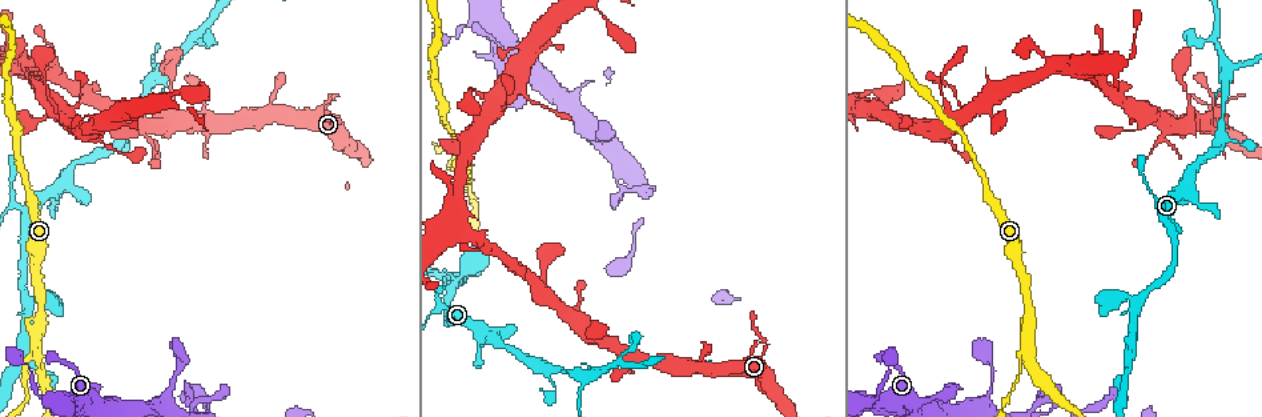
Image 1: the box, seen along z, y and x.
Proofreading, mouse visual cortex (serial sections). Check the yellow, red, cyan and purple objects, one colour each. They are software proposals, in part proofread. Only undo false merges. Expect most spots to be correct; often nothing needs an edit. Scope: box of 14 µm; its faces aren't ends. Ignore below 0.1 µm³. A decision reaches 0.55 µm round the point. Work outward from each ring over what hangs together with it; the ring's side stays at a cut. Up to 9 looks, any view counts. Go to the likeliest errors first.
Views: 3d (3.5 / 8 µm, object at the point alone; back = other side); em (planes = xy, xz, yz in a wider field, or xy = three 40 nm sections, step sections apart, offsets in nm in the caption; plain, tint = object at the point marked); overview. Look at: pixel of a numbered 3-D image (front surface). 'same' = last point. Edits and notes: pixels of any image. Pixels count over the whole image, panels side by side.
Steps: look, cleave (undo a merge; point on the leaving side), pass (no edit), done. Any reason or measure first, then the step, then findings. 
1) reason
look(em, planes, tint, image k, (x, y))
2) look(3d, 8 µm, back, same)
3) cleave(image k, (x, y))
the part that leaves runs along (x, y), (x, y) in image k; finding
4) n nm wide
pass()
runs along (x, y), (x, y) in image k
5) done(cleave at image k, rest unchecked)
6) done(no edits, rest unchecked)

branch point
look(3d, 8 µm, image 1, (39, 352))

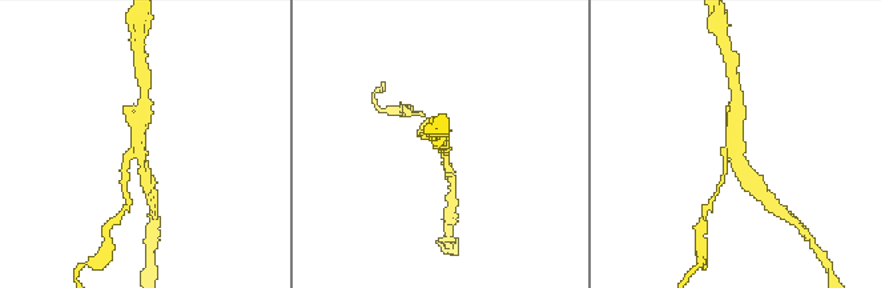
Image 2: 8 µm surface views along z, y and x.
3 arms; arms of 150, 200, 300 nm
look(em, planes, tint, image 2, (142, 152))

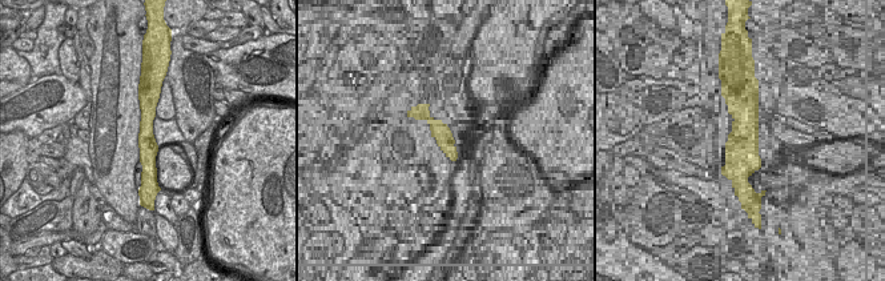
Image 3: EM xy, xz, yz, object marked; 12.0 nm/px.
pass()
runs along (144, 100), (152, 185) in image 3; all the same cell

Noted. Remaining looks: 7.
calibre changes
look(3d, 3.5 µm, image 1, (618, 192))

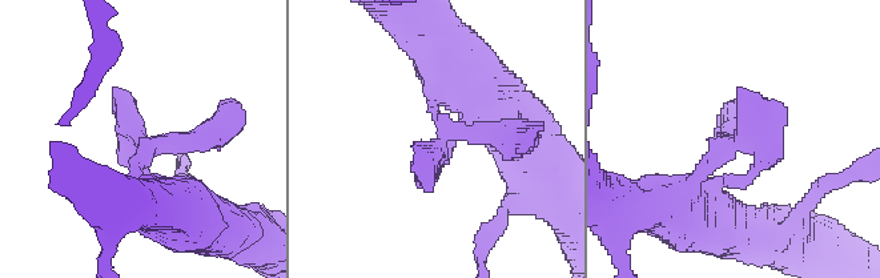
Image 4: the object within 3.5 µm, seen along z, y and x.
now the EM
look(em, xy, step 3, tint, image 4, (140, 144))

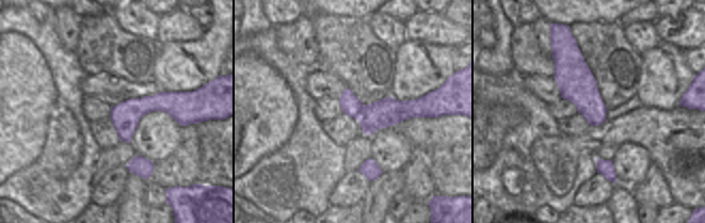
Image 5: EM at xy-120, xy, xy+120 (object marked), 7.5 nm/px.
another direction
look(em, planes, tint, same)

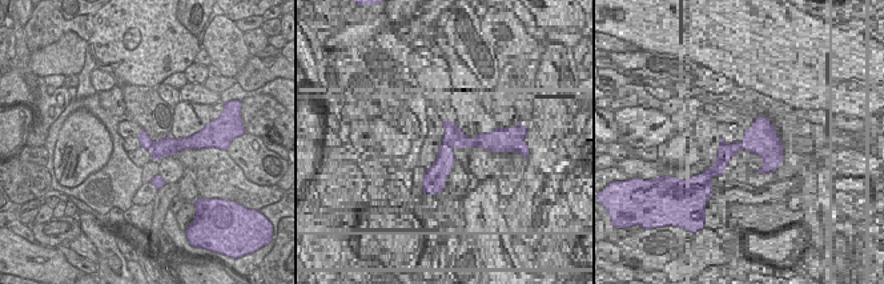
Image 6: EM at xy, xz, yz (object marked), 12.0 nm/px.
pass()
runs along (143, 136), (152, 146), (189, 142) in image 6; one cell here

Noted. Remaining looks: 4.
thin neck
look(3d, 3.5 µm, image 1, (869, 401))

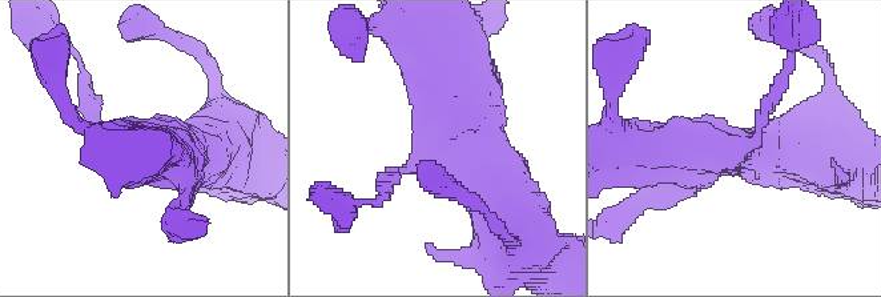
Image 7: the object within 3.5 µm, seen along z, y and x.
now the EM
look(em, xy, step 3, tint, image 7, (736, 150))

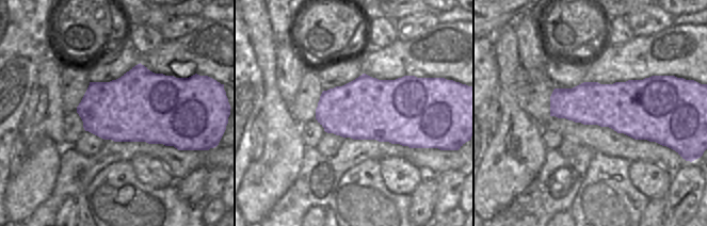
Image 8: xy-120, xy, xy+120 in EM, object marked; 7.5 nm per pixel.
pass()
runs along (523, 237), (470, 121), (417, 84) in image 7; all the same cell

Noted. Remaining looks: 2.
three arms meet
look(3d, 3.5 µm, image 1, (484, 99))

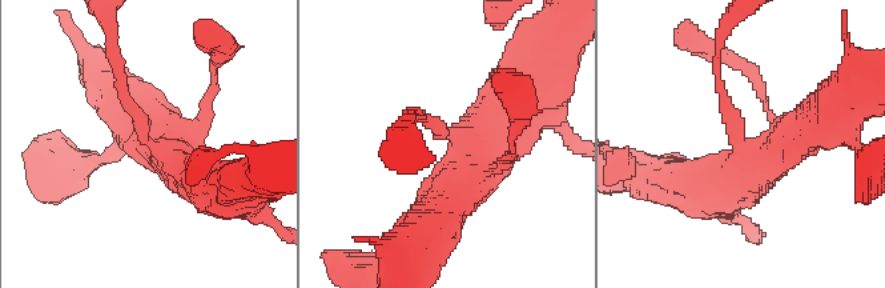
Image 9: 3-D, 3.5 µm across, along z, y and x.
look(em, xy, step 1, tint, image 9, (158, 150))

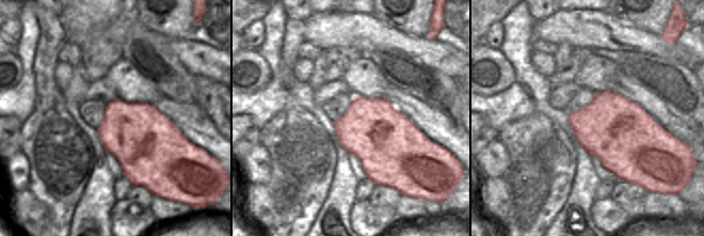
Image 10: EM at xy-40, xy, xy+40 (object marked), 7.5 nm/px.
pass()
all the same cell

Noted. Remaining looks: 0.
done(no edits, rest unchecked)

